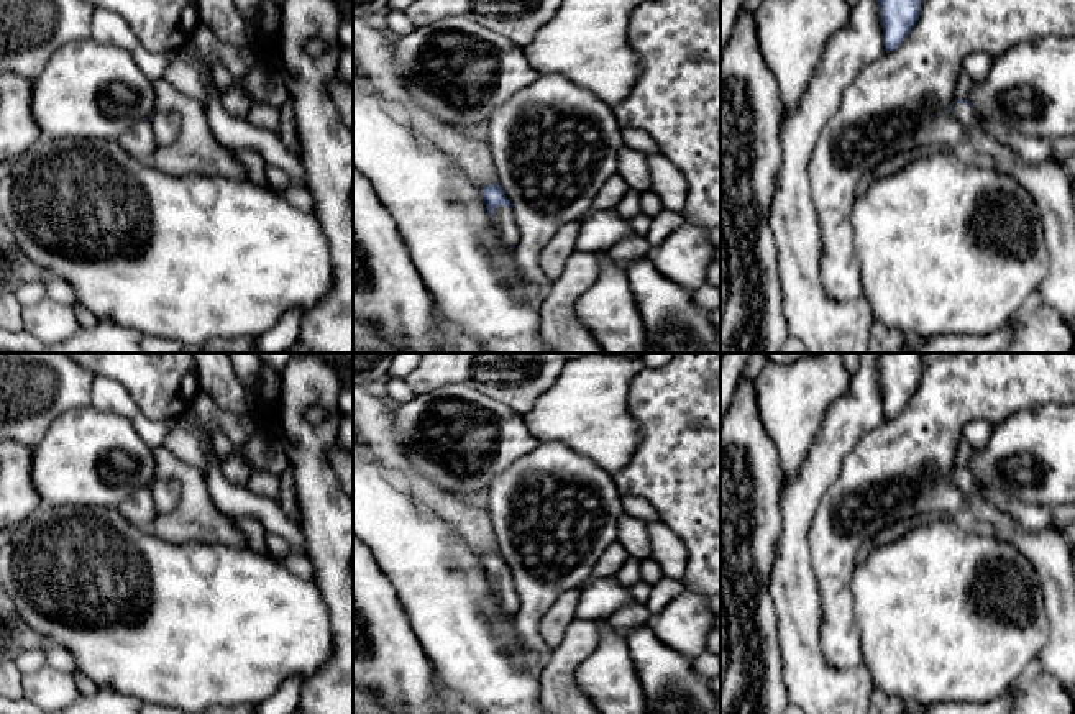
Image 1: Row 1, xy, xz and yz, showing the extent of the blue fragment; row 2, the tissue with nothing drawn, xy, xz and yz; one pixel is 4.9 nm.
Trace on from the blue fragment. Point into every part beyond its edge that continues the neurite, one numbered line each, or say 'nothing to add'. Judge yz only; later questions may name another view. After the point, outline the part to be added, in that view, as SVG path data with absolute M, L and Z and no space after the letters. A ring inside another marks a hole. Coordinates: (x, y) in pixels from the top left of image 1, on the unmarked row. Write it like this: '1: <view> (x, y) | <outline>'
1: yz (1049, 552) | M952 471L968 507L962 519L1013 543L1034 566L1049 620L1049 638L1036 670L1055 676L1068 694L1075 694L1075 576L1068 540L1054 525L1032 530L986 502L972 476Z

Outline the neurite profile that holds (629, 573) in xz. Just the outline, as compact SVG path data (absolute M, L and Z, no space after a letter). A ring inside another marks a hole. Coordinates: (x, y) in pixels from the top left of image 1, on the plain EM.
M629 556L627 561L620 566L620 570L614 574L615 581L630 588L642 579L640 576L640 560L635 556Z

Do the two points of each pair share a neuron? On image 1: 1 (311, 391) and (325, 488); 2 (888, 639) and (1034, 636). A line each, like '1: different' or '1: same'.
1: same
2: same

